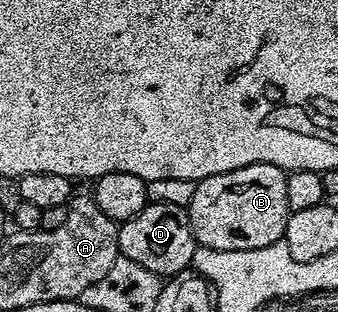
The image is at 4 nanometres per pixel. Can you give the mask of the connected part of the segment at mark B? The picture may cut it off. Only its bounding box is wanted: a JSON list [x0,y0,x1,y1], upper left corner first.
[187,163,290,251]

